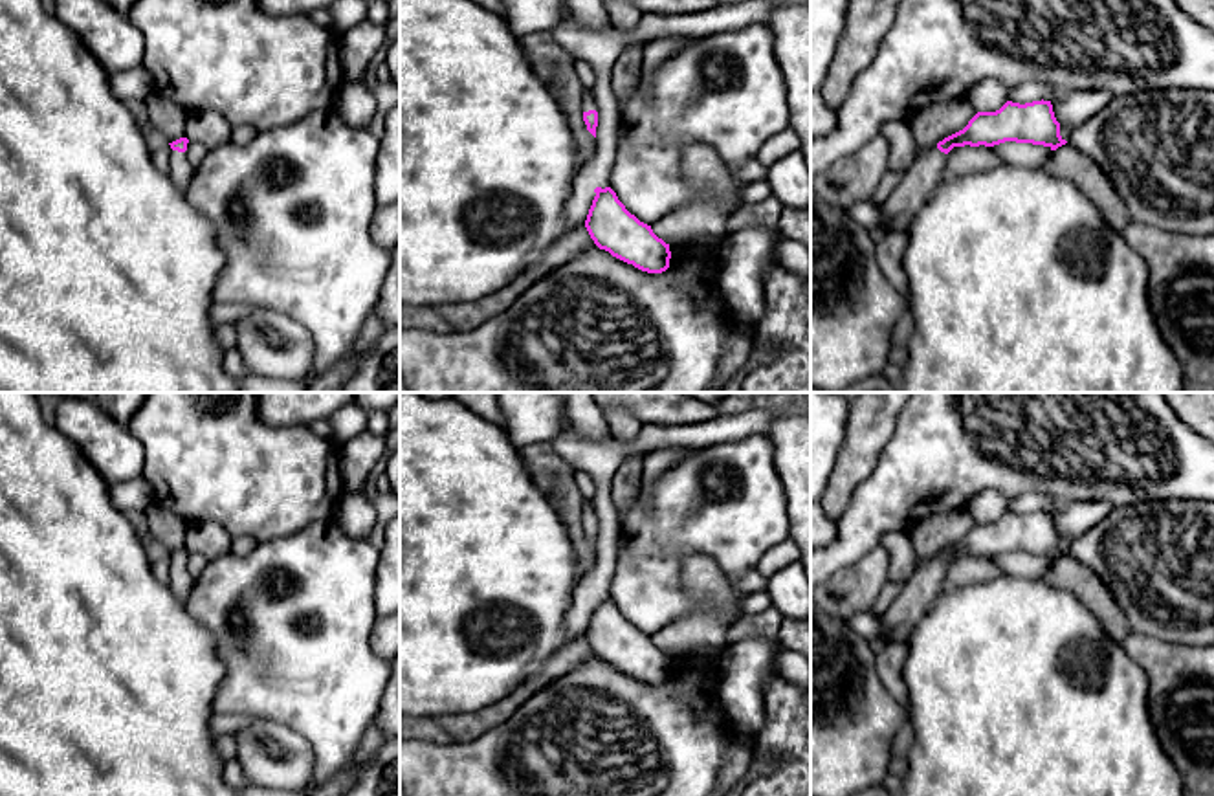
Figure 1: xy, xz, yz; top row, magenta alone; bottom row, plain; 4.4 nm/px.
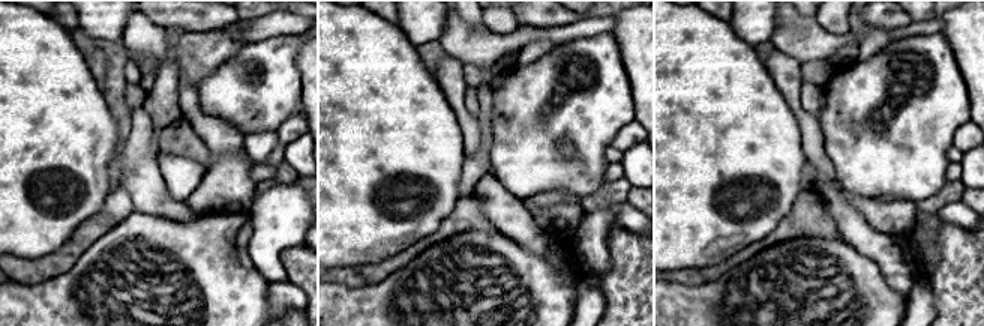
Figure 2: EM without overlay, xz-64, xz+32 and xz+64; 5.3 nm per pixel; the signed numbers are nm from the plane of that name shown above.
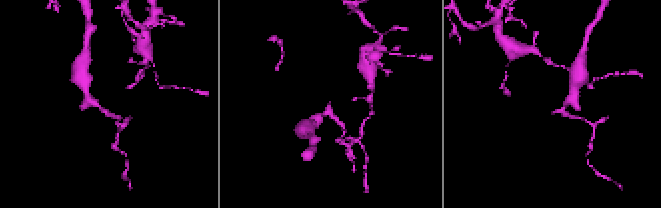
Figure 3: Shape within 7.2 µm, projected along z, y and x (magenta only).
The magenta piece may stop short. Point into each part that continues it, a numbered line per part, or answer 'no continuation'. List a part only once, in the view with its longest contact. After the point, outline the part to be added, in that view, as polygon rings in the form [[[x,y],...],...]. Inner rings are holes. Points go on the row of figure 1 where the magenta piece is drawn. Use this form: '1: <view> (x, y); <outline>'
1: xy (180, 171); [[[178,150],[171,152],[167,174],[169,174],[171,182],[174,183],[174,187],[180,193],[185,193],[185,189],[193,178],[193,167],[187,160],[187,152],[178,152]]]

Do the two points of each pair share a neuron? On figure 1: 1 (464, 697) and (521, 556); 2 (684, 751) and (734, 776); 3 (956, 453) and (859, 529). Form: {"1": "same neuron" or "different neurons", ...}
{"1": "same neuron", "2": "different neurons", "3": "same neuron"}

